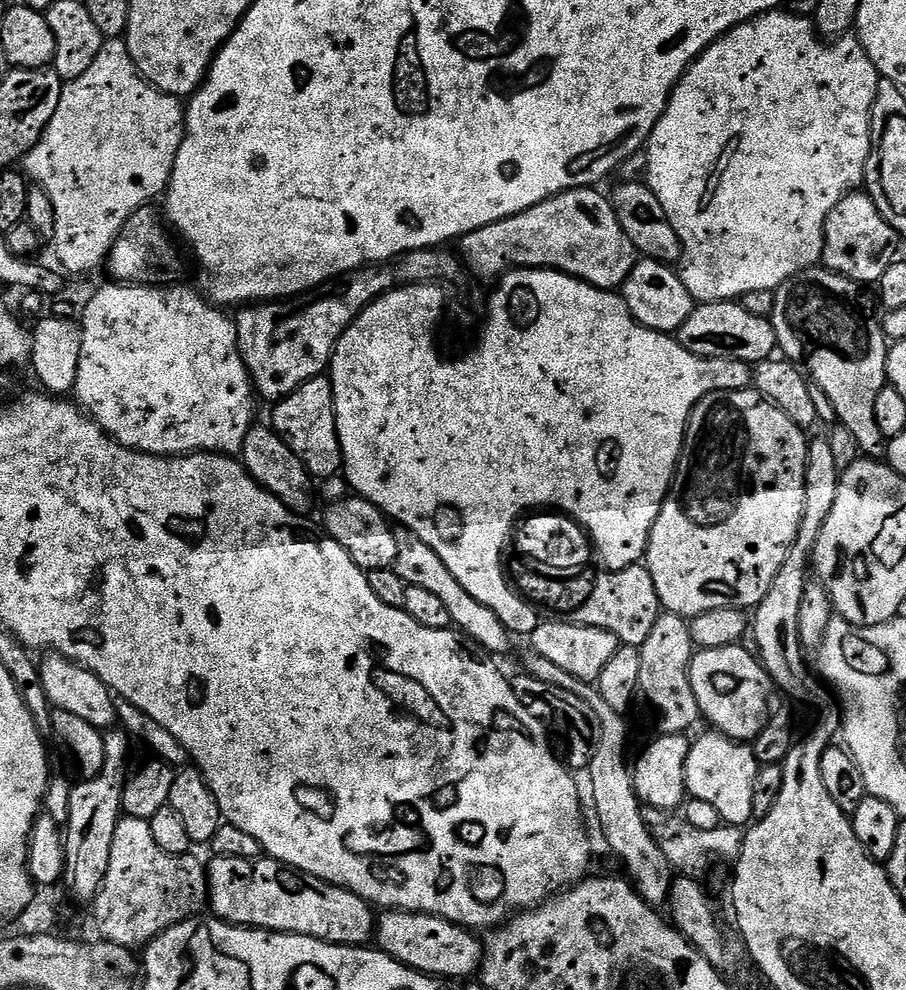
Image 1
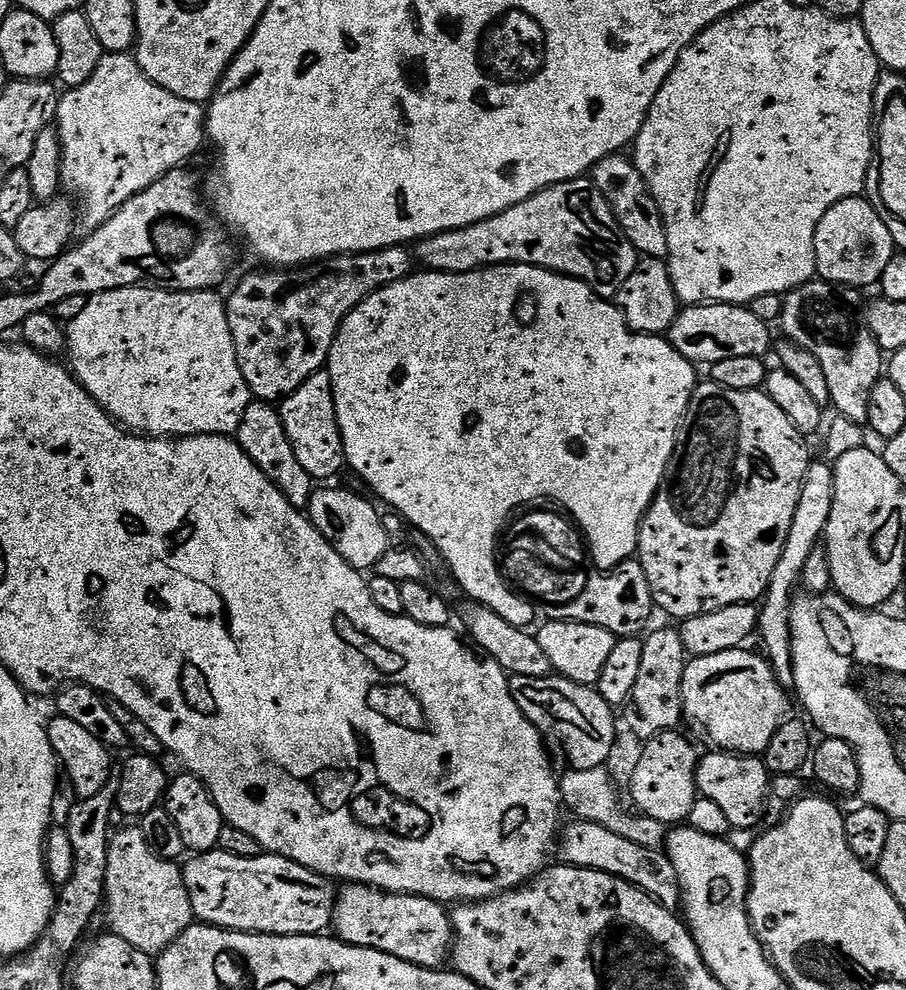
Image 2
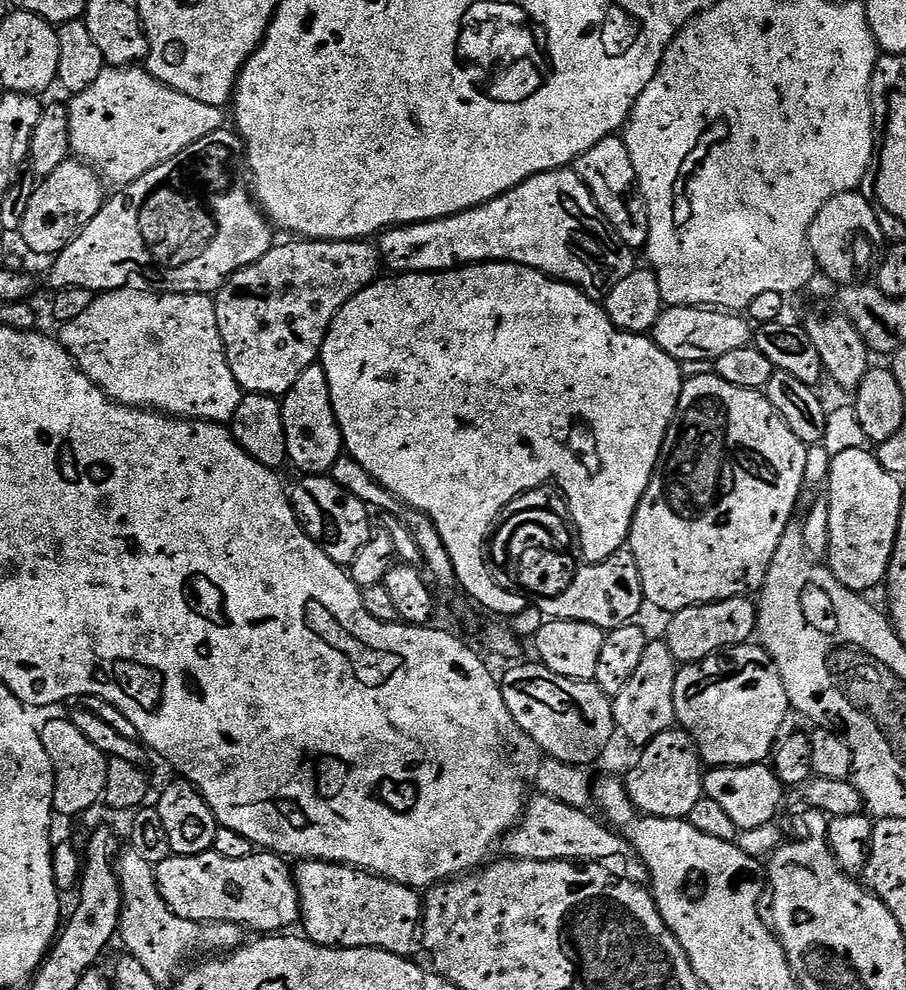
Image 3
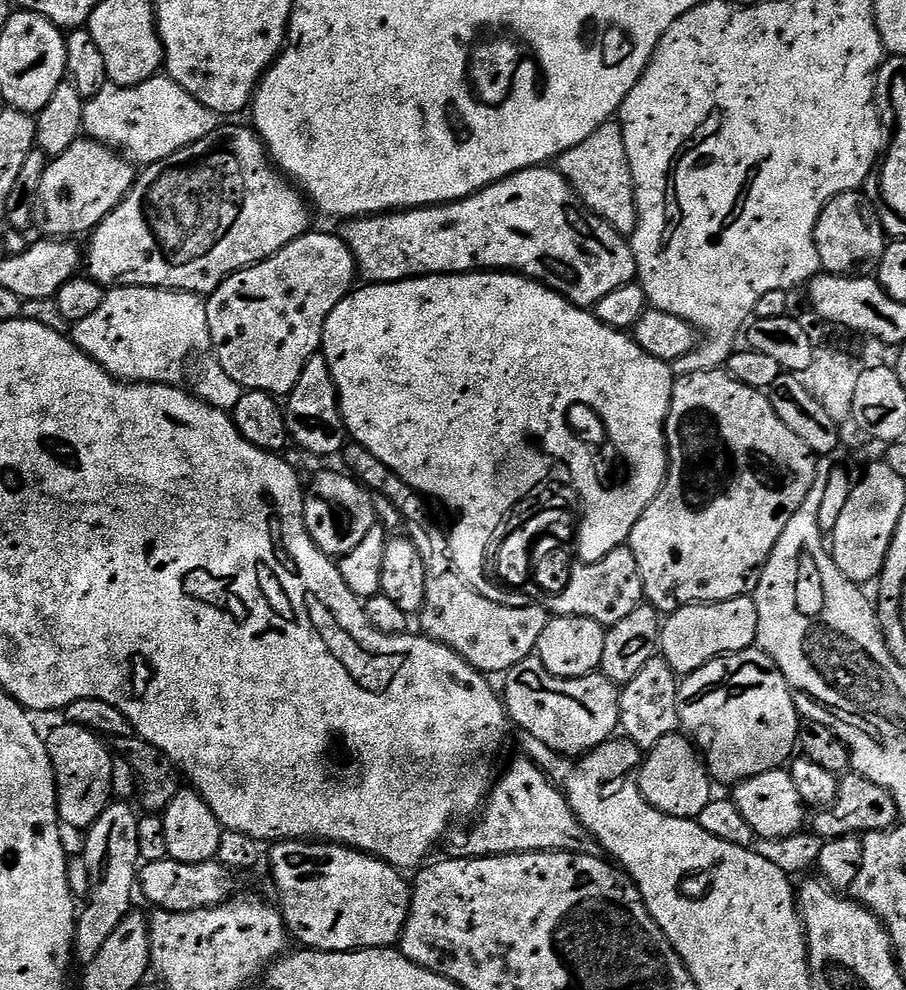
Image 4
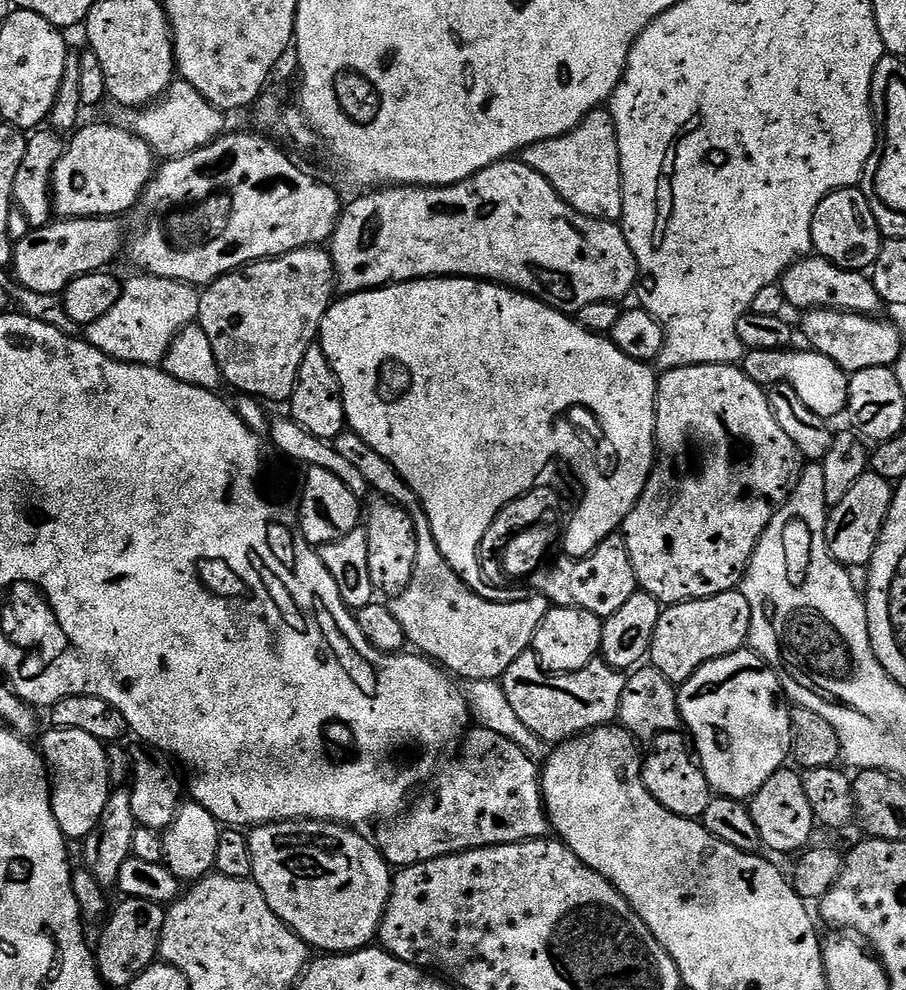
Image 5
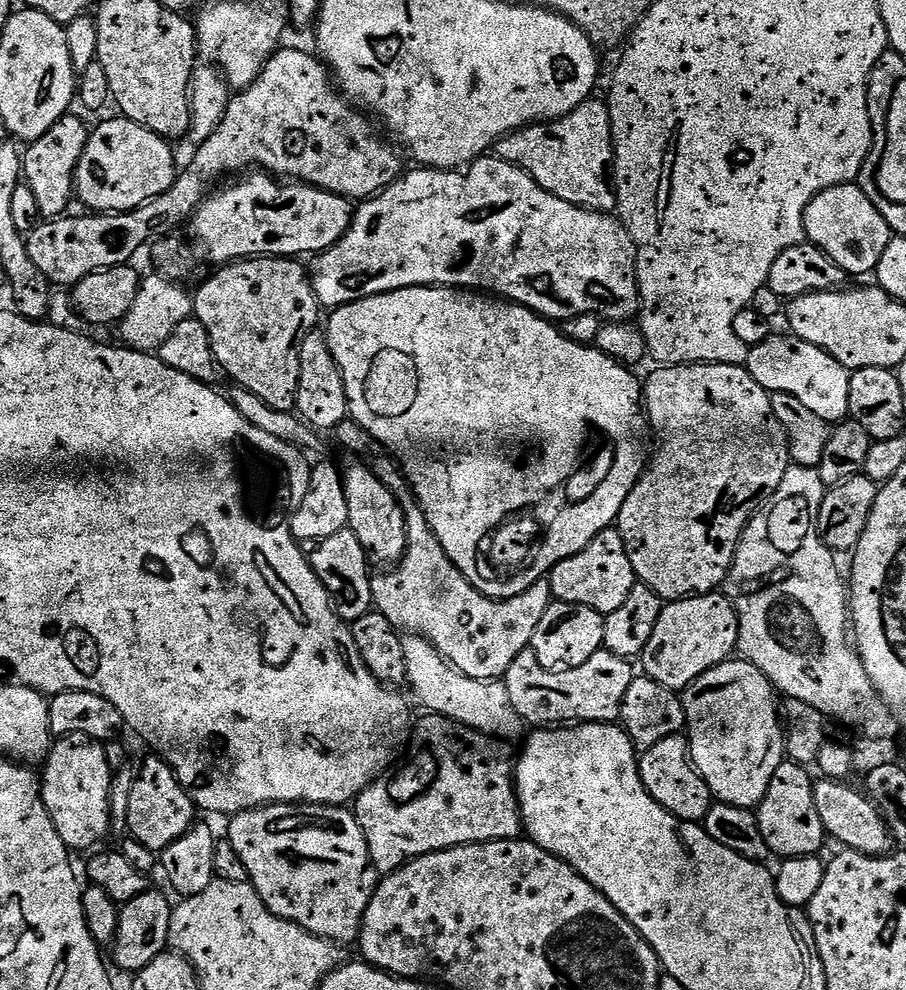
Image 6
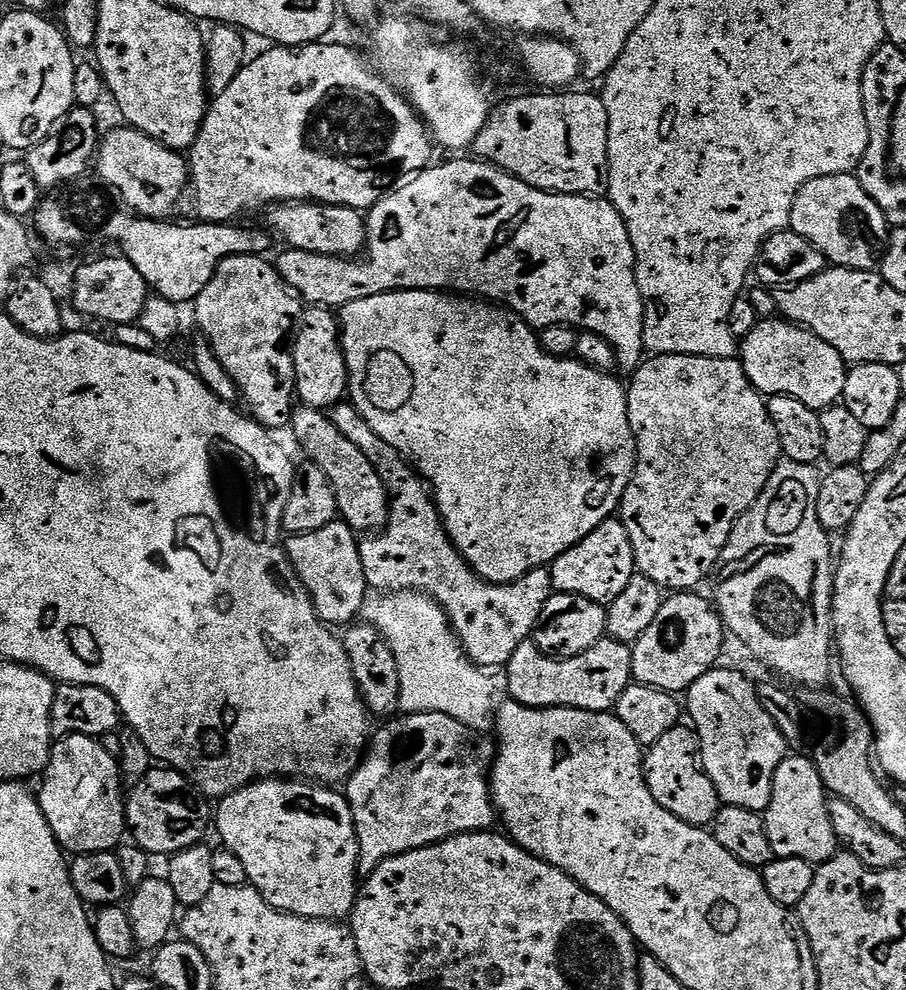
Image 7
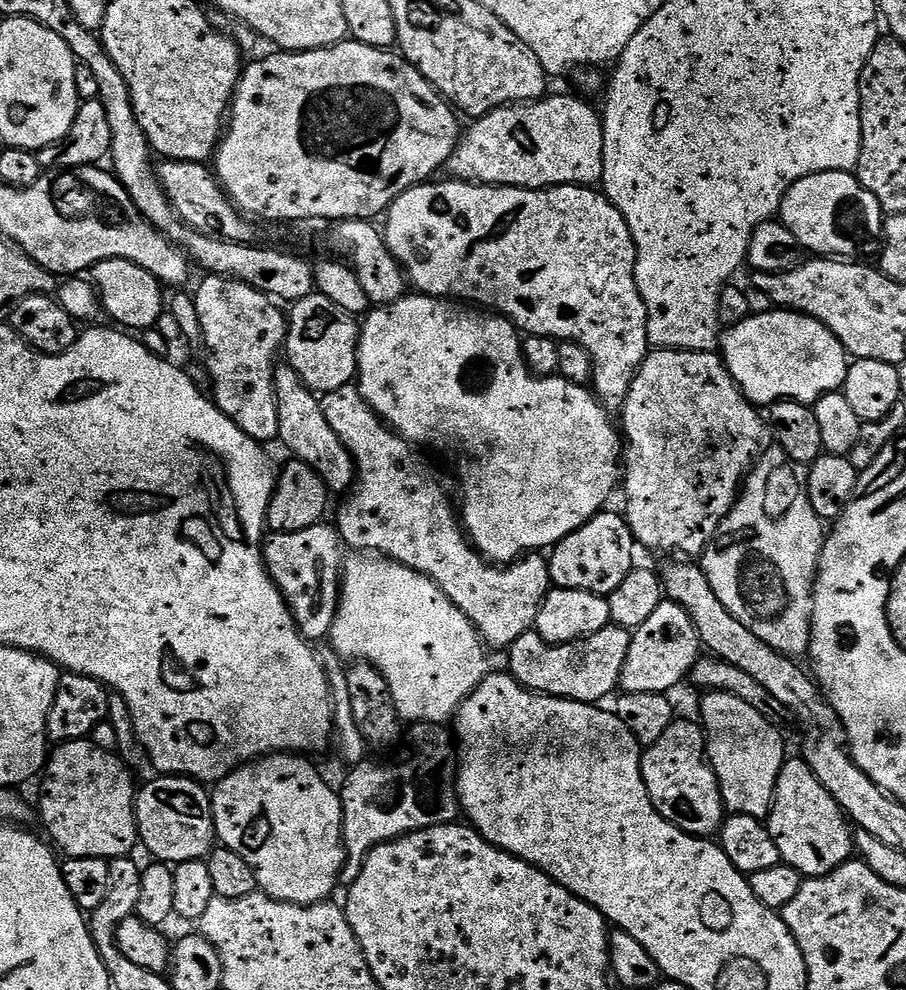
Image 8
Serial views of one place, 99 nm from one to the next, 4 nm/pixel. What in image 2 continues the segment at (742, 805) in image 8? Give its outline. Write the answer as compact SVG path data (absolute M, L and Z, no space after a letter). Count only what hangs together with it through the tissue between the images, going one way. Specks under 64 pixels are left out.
M743 647L726 650L722 654L710 654L689 659L684 665L680 697L684 707L683 719L704 740L709 740L713 749L737 754L763 754L770 738L785 723L788 712L788 696L785 687L776 679L771 664L763 655L744 652Z

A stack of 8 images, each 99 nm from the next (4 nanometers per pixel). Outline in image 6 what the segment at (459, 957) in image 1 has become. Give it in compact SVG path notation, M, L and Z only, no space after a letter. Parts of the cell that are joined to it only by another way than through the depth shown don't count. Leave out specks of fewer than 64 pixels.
M265 804L263 808L251 808L245 812L237 812L235 816L227 821L228 832L226 838L238 850L242 863L248 871L248 879L262 902L278 918L294 922L302 926L310 934L321 936L327 940L335 940L341 946L355 941L360 934L360 927L366 914L366 906L370 906L370 898L376 892L378 873L372 867L372 859L366 846L366 838L362 834L362 826L358 826L355 815L347 807L334 804Z

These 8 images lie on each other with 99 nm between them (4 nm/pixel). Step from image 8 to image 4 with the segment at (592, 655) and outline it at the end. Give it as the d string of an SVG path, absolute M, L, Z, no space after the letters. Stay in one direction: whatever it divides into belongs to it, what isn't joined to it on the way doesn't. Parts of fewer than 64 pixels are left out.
M529 658L518 662L506 674L508 680L502 688L504 707L510 717L511 723L521 728L521 733L538 738L550 750L554 750L562 758L568 756L583 757L585 754L597 748L599 744L605 744L613 739L614 733L620 728L620 688L607 680L603 674L579 676L578 678L562 678L551 676L539 659Z

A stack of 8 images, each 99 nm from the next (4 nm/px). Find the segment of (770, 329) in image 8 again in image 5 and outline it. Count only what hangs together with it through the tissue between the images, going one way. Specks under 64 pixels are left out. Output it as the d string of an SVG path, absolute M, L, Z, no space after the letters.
M749 351L742 361L744 373L761 386L789 384L791 388L798 390L798 398L802 398L802 402L806 402L806 406L810 406L810 410L814 410L814 414L833 418L832 416L838 415L839 412L843 413L848 406L849 373L842 371L829 356L823 356L820 352L792 351Z

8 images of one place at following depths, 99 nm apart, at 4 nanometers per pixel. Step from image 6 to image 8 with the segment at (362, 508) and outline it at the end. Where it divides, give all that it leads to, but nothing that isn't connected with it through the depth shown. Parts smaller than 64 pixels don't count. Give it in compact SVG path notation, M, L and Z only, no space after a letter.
M277 367L274 374L274 390L278 402L278 437L292 451L295 459L306 462L322 478L329 493L347 493L356 482L356 463L346 450L346 446L334 434L326 414L322 414L321 397L304 385L304 379L293 368Z

